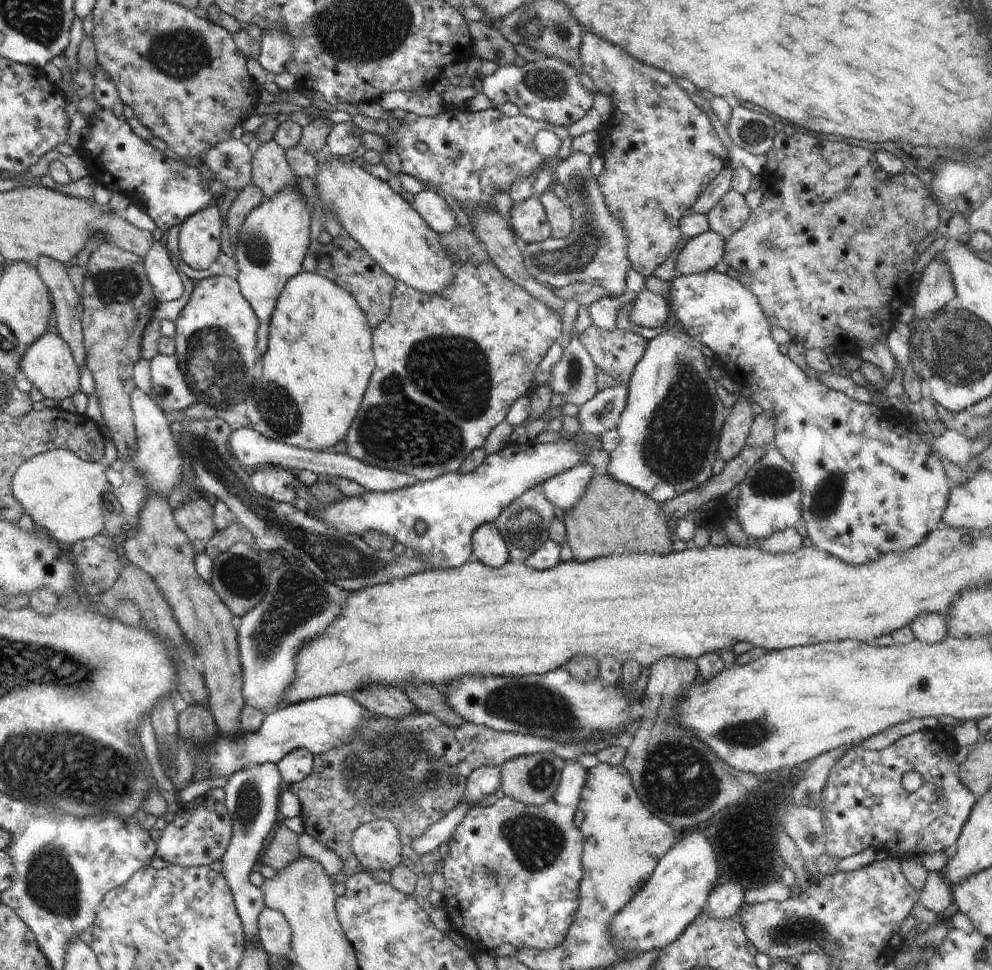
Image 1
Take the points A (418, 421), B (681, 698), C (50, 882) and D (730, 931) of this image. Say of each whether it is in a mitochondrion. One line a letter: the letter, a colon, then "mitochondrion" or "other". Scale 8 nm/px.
A: mitochondrion
B: other
C: mitochondrion
D: other

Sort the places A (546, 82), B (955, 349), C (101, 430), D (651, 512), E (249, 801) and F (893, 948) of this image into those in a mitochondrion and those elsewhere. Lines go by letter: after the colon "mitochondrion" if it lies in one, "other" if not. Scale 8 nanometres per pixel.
A: mitochondrion
B: mitochondrion
C: other
D: other
E: mitochondrion
F: other

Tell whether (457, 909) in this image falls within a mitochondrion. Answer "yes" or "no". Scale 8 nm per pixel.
no

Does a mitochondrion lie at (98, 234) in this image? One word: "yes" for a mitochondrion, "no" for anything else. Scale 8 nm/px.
no

